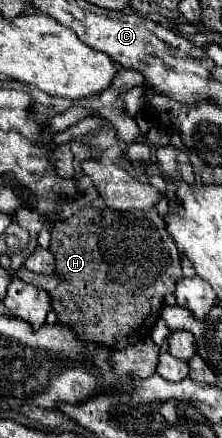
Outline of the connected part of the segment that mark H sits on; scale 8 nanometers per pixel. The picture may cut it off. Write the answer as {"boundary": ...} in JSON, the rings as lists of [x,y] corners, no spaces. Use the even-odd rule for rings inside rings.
{"boundary":[[[81,207],[73,215],[59,217],[51,229],[51,253],[55,255],[53,275],[35,275],[27,267],[21,267],[17,273],[25,283],[33,283],[45,289],[51,297],[51,307],[57,313],[61,323],[77,323],[77,333],[85,341],[99,345],[125,349],[137,341],[151,337],[151,329],[163,307],[163,299],[169,293],[175,293],[175,283],[183,277],[181,257],[175,247],[173,237],[165,229],[163,217],[155,209],[147,211],[113,211],[109,207]]]}

